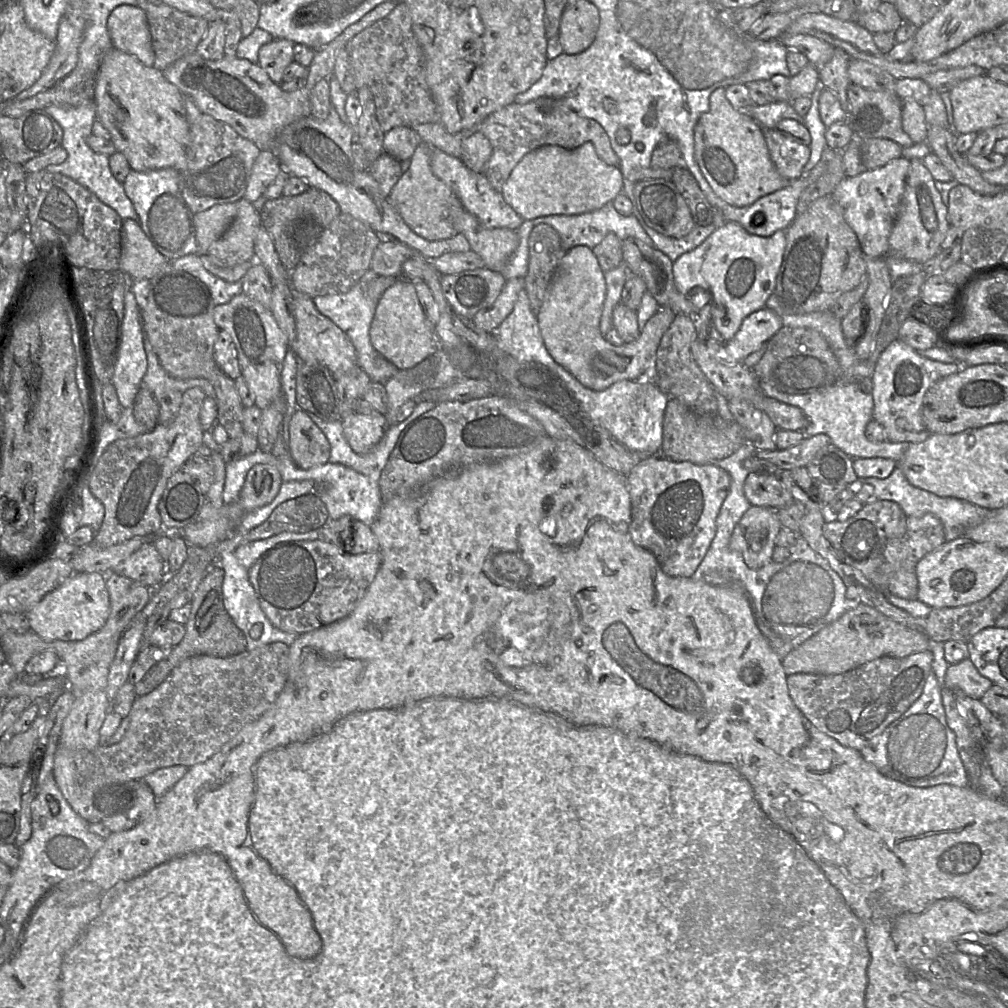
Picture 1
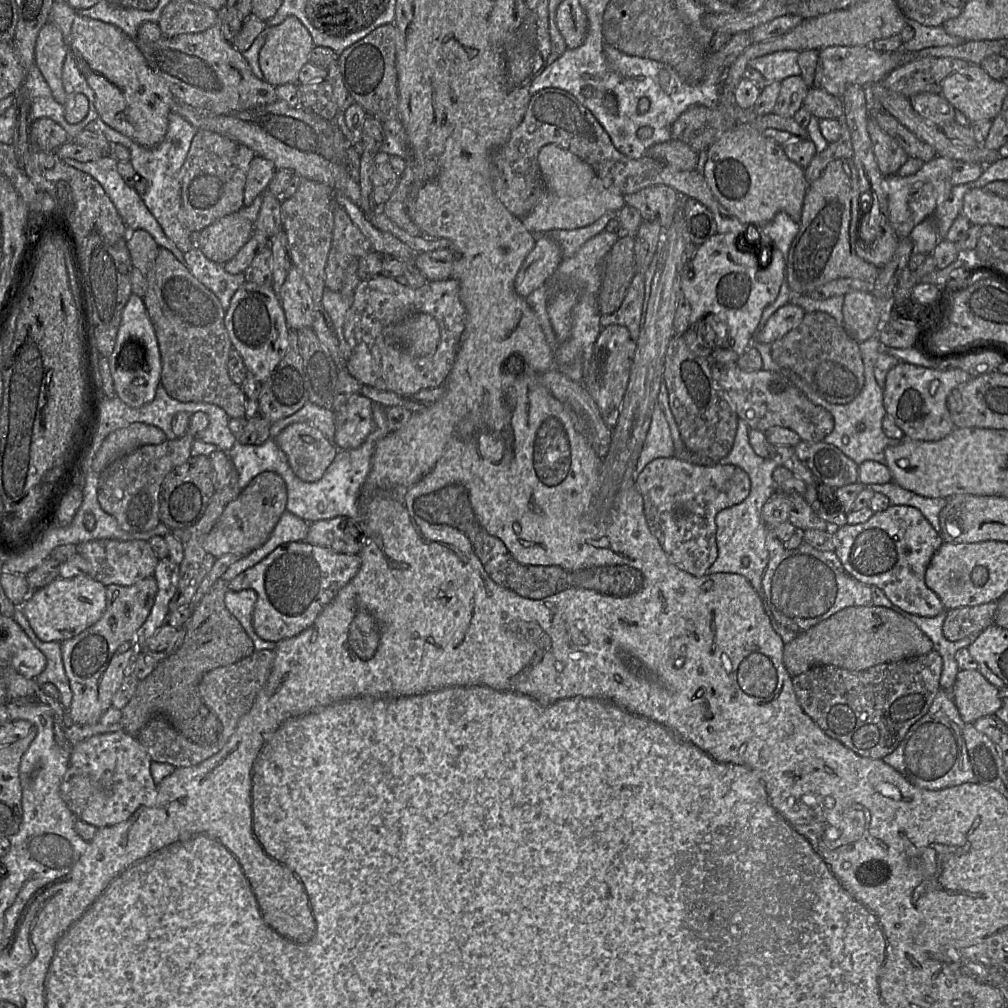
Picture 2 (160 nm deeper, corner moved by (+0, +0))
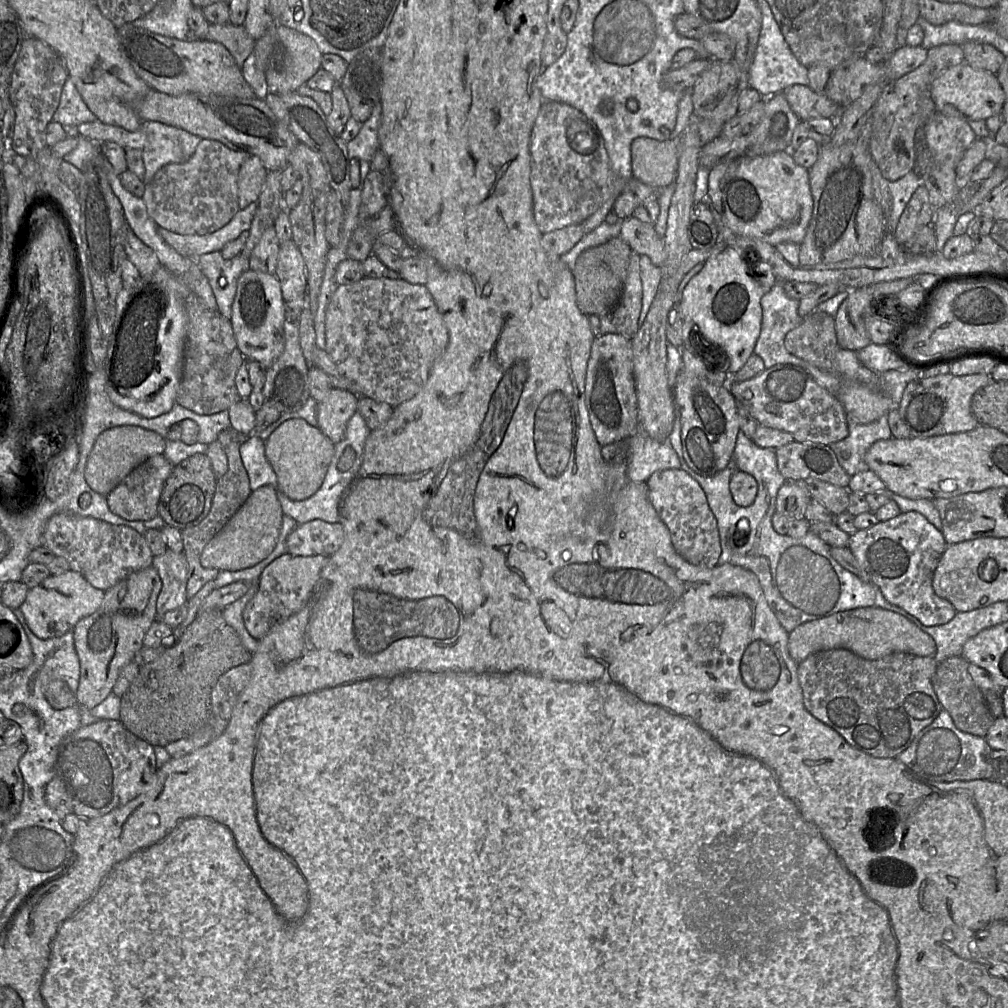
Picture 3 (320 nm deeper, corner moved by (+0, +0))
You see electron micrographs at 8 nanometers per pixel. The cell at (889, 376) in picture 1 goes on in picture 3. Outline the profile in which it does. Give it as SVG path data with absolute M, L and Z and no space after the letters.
M946 374L931 378L919 378L909 382L897 410L909 428L910 438L927 438L968 432L978 427L979 422L971 412L971 400L979 389L993 381L991 376L986 374L964 376Z

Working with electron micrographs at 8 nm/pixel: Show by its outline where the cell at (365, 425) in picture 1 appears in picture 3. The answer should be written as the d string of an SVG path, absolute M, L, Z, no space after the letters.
M333 387L328 396L318 402L318 427L334 444L345 437L348 422L358 411L359 397L363 396Z

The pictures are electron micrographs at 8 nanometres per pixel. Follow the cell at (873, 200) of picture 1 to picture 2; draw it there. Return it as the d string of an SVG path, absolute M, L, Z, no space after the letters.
M936 156L931 161L924 163L913 175L883 176L883 189L888 199L888 221L899 240L909 237L916 225L933 215L936 207L948 199L953 187L951 174L954 162L949 158Z

